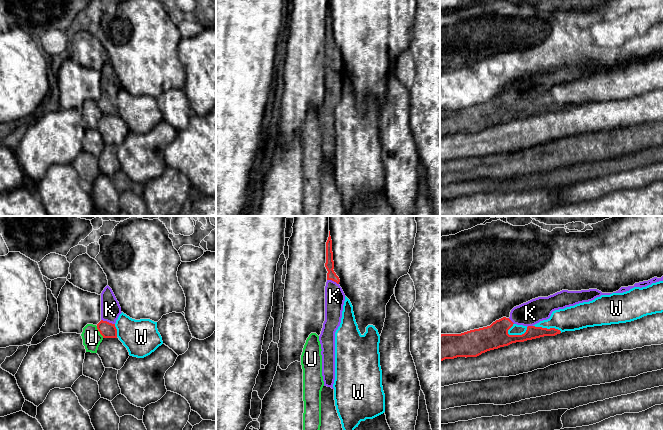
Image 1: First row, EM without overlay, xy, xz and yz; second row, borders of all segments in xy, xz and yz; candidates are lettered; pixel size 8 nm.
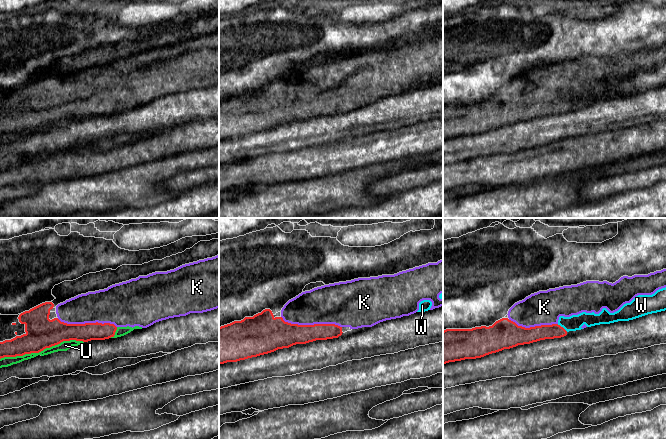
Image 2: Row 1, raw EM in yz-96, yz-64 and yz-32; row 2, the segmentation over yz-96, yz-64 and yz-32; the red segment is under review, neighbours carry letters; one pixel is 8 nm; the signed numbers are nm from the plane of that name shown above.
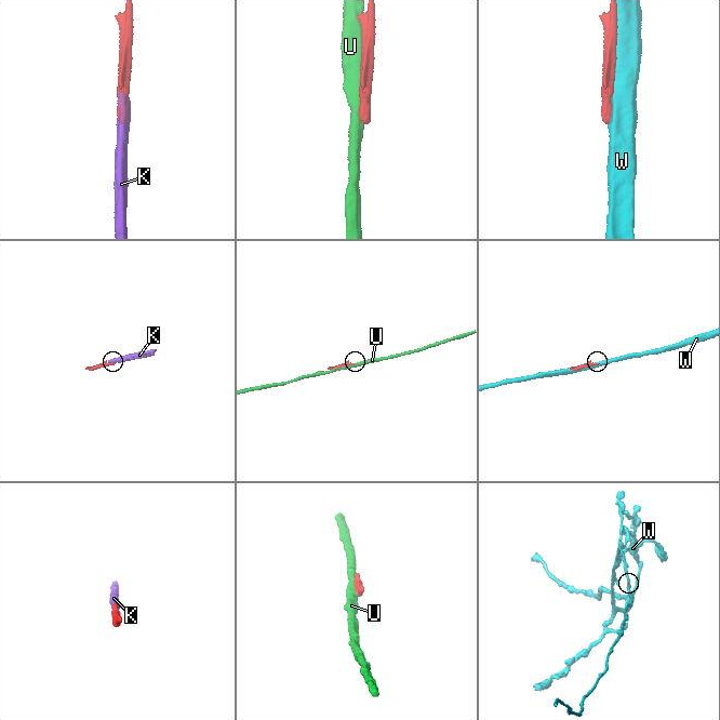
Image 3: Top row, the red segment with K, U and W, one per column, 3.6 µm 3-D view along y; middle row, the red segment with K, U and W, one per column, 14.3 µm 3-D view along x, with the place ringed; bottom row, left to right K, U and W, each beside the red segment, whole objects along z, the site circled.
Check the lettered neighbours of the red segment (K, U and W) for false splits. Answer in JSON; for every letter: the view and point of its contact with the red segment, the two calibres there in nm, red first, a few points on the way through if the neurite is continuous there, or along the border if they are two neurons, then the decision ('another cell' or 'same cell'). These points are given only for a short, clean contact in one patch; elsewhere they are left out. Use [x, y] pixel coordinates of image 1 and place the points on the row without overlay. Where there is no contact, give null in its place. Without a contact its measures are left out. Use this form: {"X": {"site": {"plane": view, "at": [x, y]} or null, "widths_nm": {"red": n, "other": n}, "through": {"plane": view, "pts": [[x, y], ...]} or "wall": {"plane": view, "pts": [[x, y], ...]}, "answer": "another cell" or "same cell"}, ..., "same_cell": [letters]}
{"K": {"site": {"plane": "xy", "at": [108, 98]}, "widths_nm": {"red": 130, "other": 160}, "through": {"plane": "xy", "pts": [[108, 106], [108, 98], [110, 85]]}, "answer": "same cell"}, "U": {"site": {"plane": "xy", "at": [99, 107]}, "widths_nm": {"red": 130, "other": 150}, "answer": "another cell"}, "W": {"site": {"plane": "yz", "at": [518, 111]}, "widths_nm": {"red": 190, "other": 80}, "answer": "another cell"}, "same_cell": ["K"]}

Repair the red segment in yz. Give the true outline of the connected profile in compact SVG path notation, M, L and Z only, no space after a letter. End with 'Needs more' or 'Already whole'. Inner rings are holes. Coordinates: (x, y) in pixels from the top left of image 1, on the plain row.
M597 65L568 67L562 66L548 73L538 73L526 79L514 83L510 88L510 93L503 93L493 98L490 102L470 106L461 110L441 110L440 111L440 138L445 135L454 135L457 133L477 133L482 129L500 123L508 122L516 118L524 118L544 112L555 112L561 107L555 104L535 103L540 97L547 96L555 86L564 85L579 79L589 78L601 71L610 71L612 69L602 69ZM514 101L523 101L527 106L522 111L509 111L508 106Z. Needs more

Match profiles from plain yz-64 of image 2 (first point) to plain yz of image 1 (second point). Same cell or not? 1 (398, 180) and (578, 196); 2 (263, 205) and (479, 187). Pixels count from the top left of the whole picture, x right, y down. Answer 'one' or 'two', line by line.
1: one
2: two

